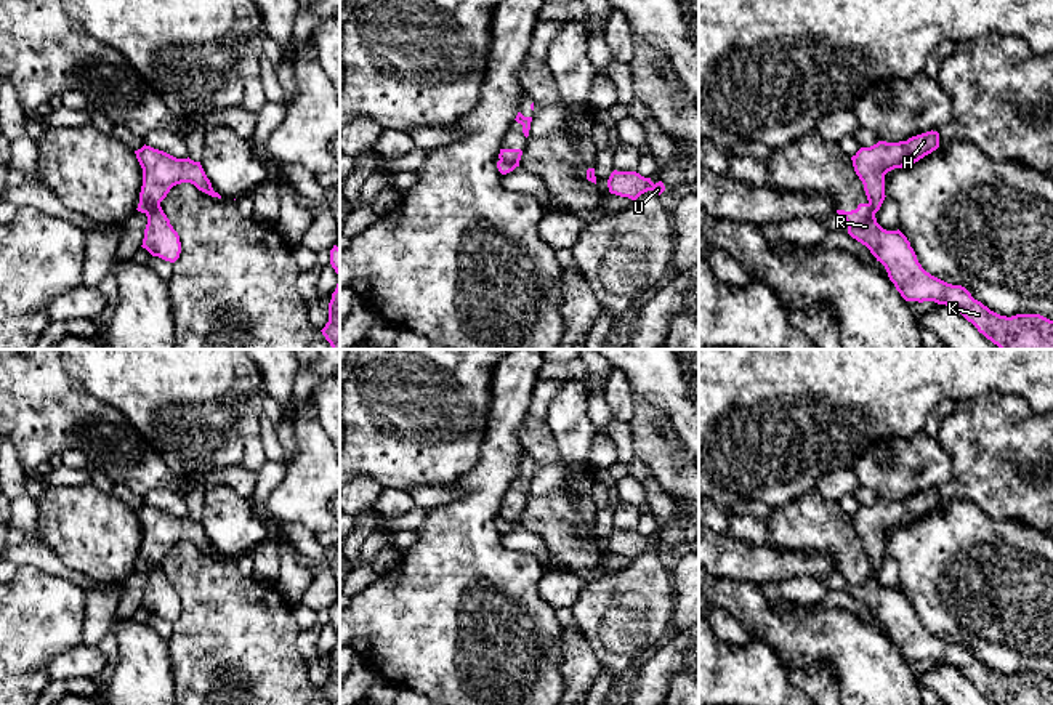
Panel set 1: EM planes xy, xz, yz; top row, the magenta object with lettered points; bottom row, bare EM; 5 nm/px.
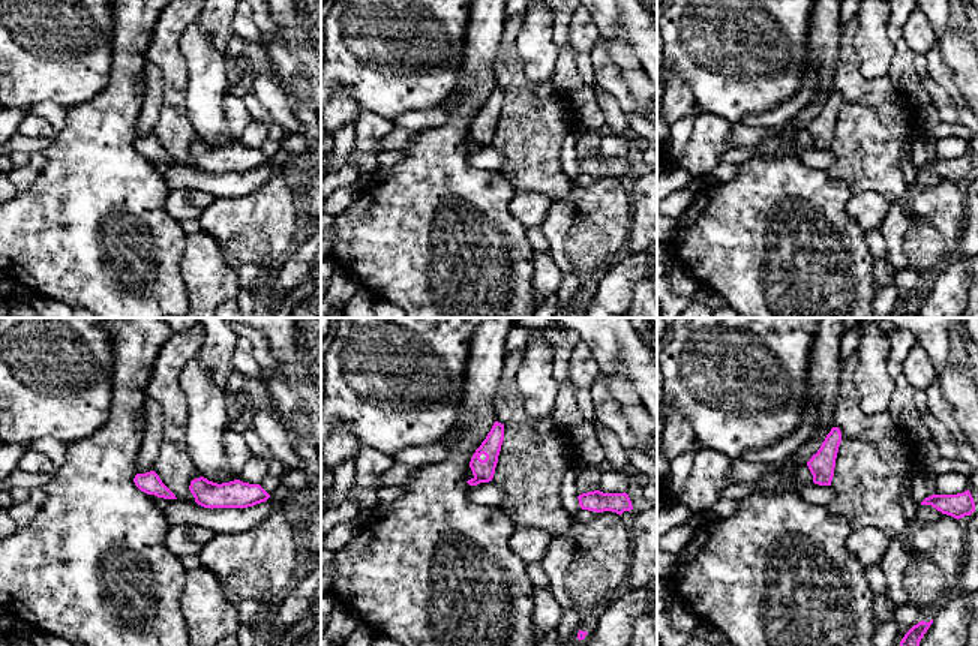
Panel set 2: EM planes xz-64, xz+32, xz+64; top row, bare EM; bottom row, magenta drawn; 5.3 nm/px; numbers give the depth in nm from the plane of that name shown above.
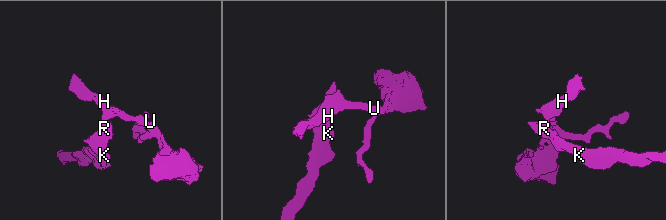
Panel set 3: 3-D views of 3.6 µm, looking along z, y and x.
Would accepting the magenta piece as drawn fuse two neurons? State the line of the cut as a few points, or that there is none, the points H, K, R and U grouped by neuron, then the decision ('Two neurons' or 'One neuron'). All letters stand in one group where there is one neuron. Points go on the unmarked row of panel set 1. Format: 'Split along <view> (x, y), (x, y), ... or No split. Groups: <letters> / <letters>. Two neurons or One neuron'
Split along xz (500, 518), (518, 524). Groups: H U / K R. Two neurons

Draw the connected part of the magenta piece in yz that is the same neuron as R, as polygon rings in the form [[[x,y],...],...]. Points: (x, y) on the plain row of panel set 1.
[[[859,562],[856,569],[837,569],[837,572],[848,582],[848,593],[865,604],[877,620],[885,625],[890,639],[906,660],[934,660],[950,665],[997,705],[1053,705],[1053,679],[1040,673],[1000,675],[974,659],[965,646],[952,644],[931,634],[922,626],[910,601],[899,588],[886,590],[877,582],[870,562]]]

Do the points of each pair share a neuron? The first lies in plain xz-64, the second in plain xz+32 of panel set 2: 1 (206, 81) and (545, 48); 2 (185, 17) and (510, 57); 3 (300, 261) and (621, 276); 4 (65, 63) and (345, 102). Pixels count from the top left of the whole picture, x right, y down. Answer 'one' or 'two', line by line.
1: one
2: one
3: one
4: two

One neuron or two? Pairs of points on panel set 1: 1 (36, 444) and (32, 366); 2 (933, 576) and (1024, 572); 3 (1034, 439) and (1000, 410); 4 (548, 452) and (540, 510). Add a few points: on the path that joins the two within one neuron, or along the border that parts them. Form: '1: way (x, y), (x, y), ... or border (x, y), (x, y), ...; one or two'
1: way (37, 425), (32, 385); one
2: way (956, 572), (1002, 572); one
3: way (1026, 433), (1008, 418); one
4: way (548, 467), (548, 491), (544, 495); one

